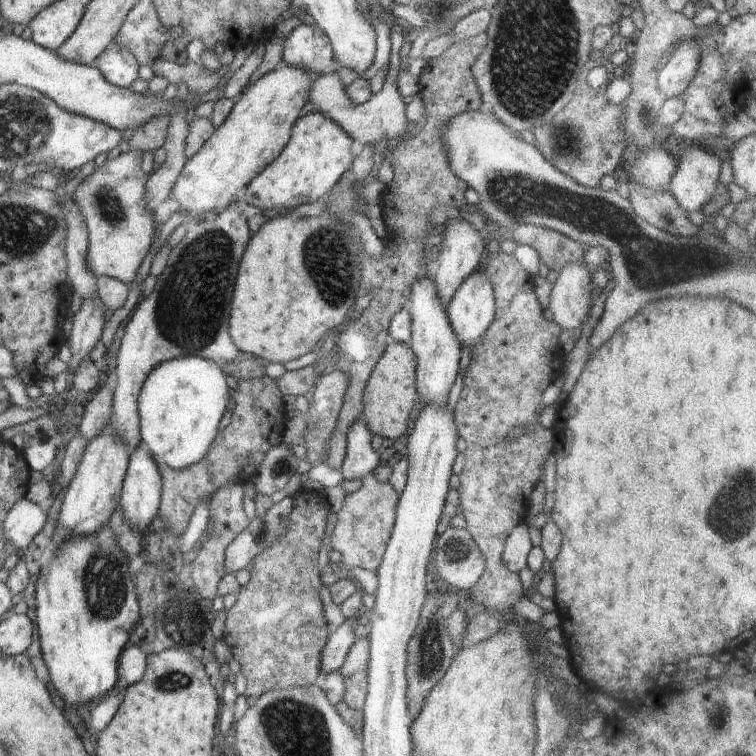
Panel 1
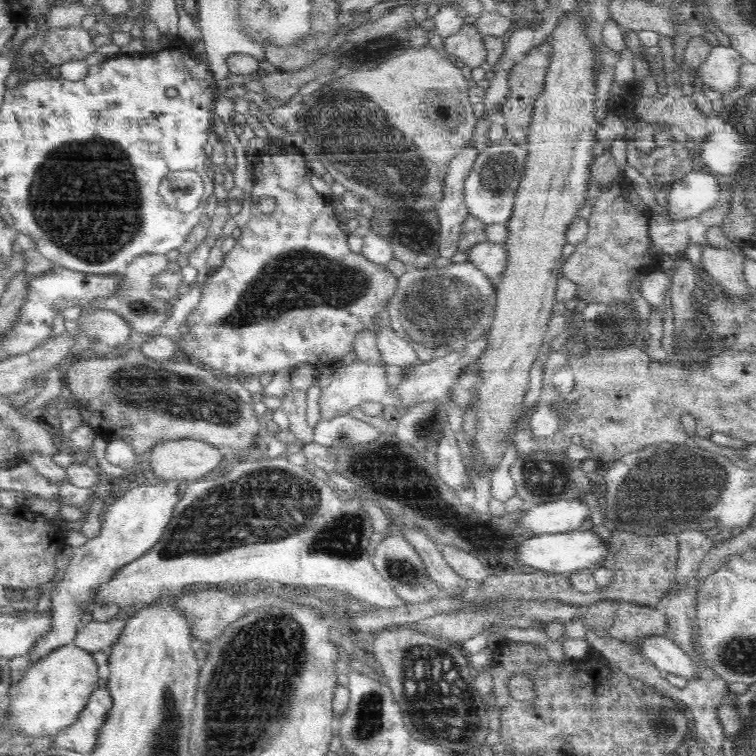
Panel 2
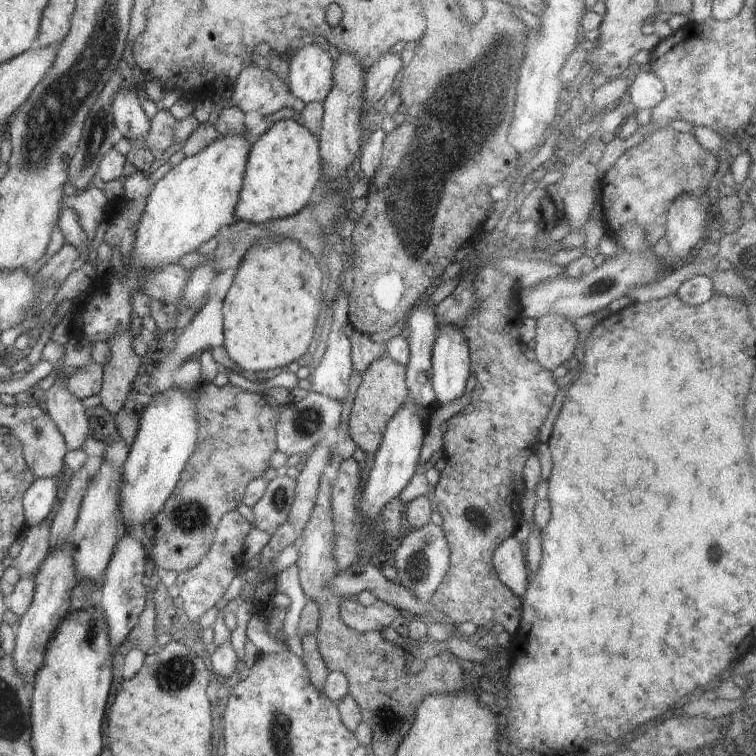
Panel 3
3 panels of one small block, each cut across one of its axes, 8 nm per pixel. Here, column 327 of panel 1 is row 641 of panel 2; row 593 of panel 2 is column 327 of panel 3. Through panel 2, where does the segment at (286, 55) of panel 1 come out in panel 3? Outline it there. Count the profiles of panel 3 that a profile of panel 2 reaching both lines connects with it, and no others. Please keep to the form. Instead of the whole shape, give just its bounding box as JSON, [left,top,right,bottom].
[287,42,333,104]

